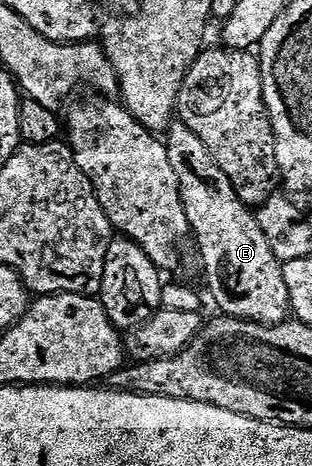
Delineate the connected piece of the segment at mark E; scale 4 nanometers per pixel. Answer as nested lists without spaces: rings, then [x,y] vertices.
[[[174,120],[167,128],[165,144],[169,151],[169,163],[177,175],[177,183],[181,191],[181,203],[185,207],[187,222],[191,228],[190,236],[199,244],[199,257],[203,260],[203,273],[207,276],[207,289],[215,300],[220,314],[236,317],[238,321],[252,321],[258,325],[279,325],[288,320],[291,313],[289,287],[285,287],[283,265],[273,255],[273,247],[269,247],[269,239],[265,239],[265,231],[261,231],[259,218],[237,195],[233,183],[229,183],[229,175],[217,167],[213,155],[209,155],[209,147],[189,131],[189,127],[181,120]]]

